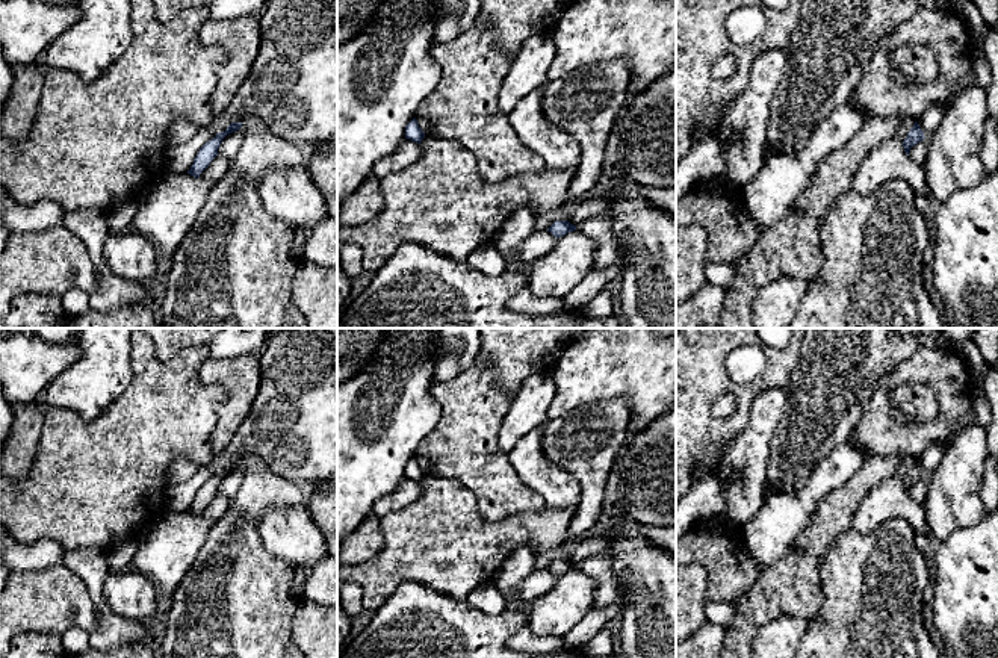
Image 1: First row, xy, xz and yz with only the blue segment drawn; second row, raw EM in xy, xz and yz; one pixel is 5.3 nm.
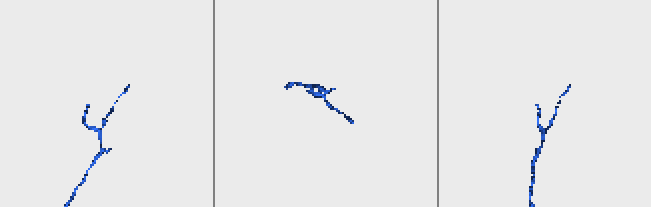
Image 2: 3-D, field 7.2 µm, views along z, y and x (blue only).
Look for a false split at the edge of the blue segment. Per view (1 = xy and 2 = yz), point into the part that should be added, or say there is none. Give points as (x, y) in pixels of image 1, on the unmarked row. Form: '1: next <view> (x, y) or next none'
1: next none
2: next none

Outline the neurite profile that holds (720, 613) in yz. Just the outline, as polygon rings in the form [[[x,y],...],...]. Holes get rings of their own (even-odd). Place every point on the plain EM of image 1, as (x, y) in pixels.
[[[708,601],[705,607],[706,620],[720,626],[727,626],[736,613],[736,602]]]

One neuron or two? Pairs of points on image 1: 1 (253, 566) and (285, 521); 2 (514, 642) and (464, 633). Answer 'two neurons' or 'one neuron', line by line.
1: two neurons
2: two neurons

